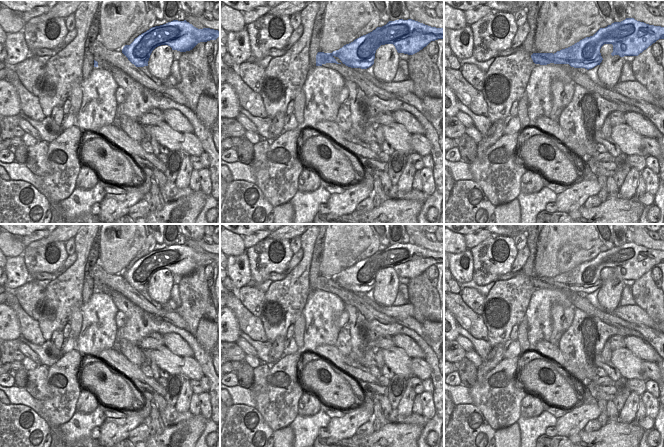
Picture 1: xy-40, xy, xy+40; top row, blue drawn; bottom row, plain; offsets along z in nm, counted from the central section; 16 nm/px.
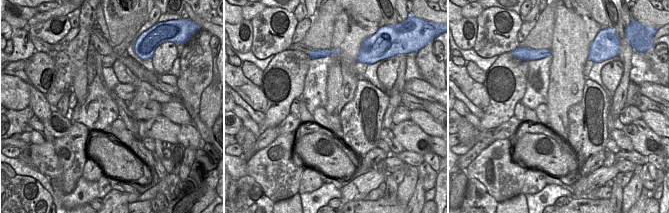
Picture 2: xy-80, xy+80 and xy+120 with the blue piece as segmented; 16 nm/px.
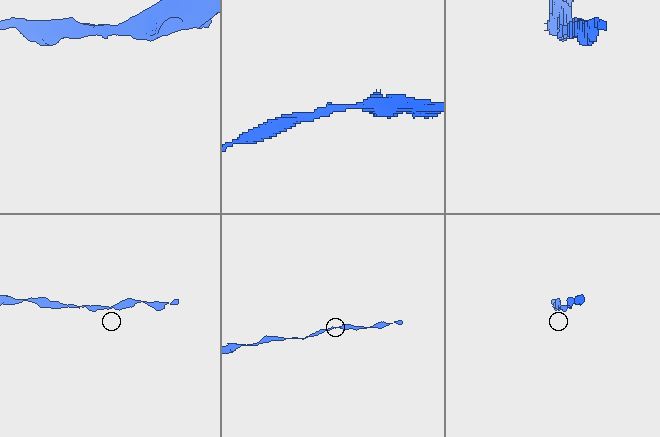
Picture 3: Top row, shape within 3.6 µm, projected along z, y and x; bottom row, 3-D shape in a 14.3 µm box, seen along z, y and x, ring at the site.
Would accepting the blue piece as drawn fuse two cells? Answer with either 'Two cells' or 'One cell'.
One cell

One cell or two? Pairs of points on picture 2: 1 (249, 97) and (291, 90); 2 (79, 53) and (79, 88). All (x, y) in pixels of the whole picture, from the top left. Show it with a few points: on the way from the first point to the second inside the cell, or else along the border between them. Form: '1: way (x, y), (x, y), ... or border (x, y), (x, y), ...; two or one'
1: border (258, 86), (266, 100), (265, 112); two
2: border (85, 75), (76, 75), (74, 77), (72, 90); two

